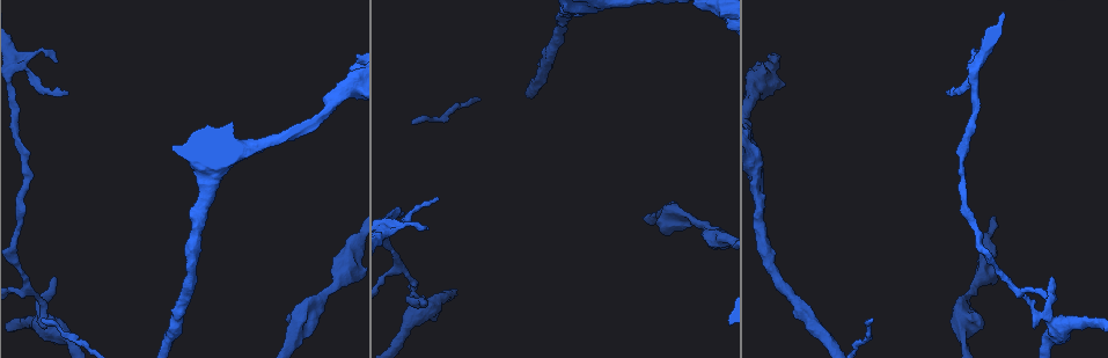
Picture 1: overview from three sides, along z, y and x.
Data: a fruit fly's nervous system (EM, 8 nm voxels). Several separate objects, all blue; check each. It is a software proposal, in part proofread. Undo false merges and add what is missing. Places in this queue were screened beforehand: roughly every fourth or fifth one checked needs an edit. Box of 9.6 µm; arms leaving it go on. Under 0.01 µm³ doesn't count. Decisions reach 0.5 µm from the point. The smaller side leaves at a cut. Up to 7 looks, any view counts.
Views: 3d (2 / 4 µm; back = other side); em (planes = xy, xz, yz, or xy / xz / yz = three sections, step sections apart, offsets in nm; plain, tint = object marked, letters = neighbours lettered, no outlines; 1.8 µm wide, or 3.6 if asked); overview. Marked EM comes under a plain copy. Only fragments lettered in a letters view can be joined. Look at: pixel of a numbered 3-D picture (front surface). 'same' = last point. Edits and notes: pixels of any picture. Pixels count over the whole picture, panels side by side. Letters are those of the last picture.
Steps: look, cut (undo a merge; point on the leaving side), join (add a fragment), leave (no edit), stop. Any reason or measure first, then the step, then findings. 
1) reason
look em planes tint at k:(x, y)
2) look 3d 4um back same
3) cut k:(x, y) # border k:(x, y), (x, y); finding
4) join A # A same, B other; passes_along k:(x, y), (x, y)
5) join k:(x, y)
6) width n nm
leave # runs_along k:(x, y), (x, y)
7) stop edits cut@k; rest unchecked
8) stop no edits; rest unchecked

narrows sharply
look 3d 4um at 1:(29, 75)

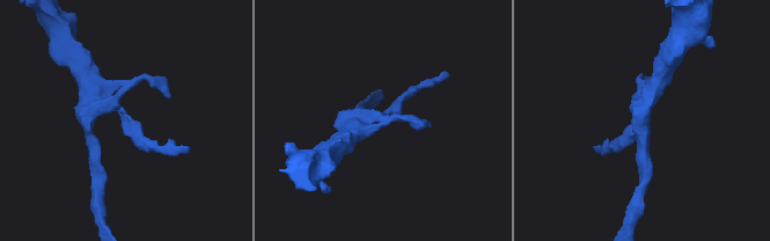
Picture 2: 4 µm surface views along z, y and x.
arms 3; now the EM
look em planes tint at 2:(127, 119)

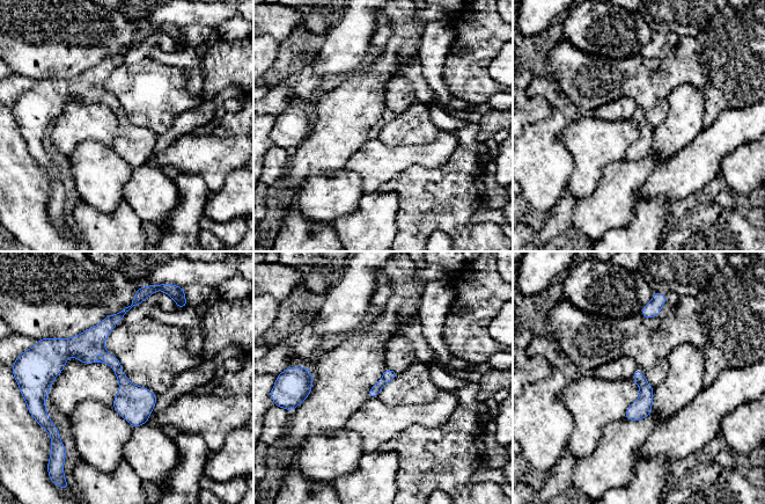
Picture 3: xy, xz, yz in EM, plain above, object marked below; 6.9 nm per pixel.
look em planes letters same

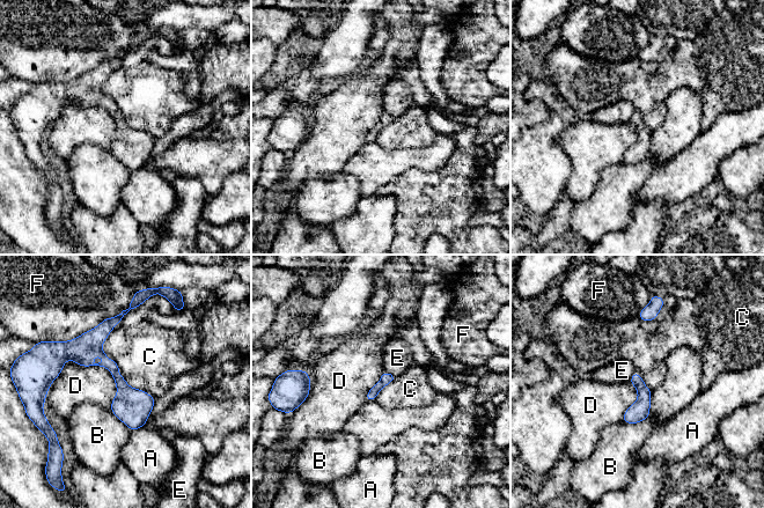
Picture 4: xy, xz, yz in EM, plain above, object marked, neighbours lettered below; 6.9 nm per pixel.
leave # A other, B other, C other, D other, E other, F other; one neuron here

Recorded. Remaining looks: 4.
an open end
look em yz step 8 tint at 1:(1051, 277)

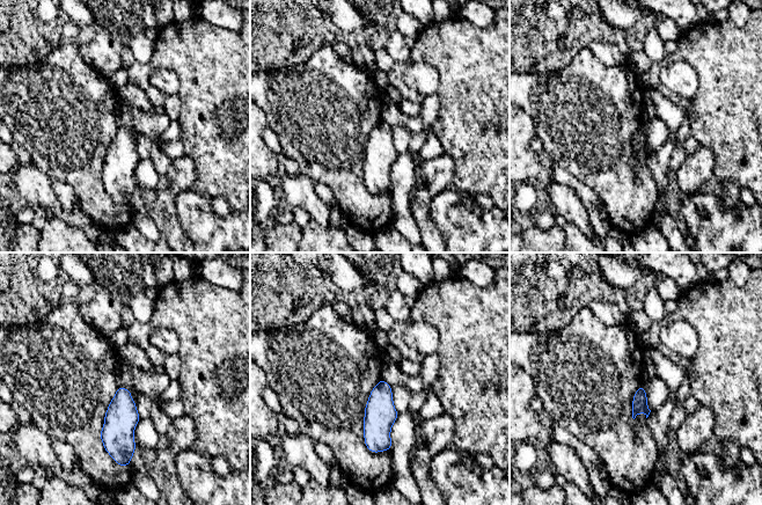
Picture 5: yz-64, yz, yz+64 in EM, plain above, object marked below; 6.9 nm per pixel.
cut it another way
look em planes letters same

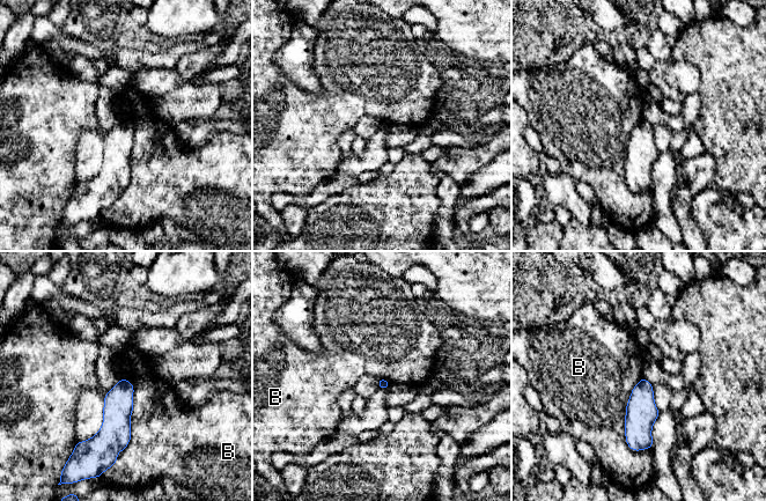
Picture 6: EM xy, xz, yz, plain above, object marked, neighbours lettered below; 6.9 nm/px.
leave # B other; border 6:(641, 377), (625, 417), (634, 451); none of them fits

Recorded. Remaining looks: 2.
an open end
look 3d 4um at 1:(691, 226)

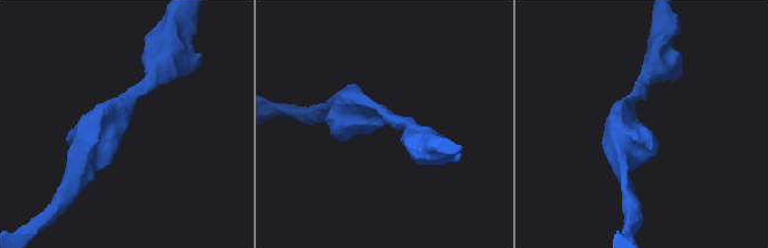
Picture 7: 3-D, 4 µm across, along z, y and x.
now the EM
look em xy step 16 letters at 7:(636, 126)

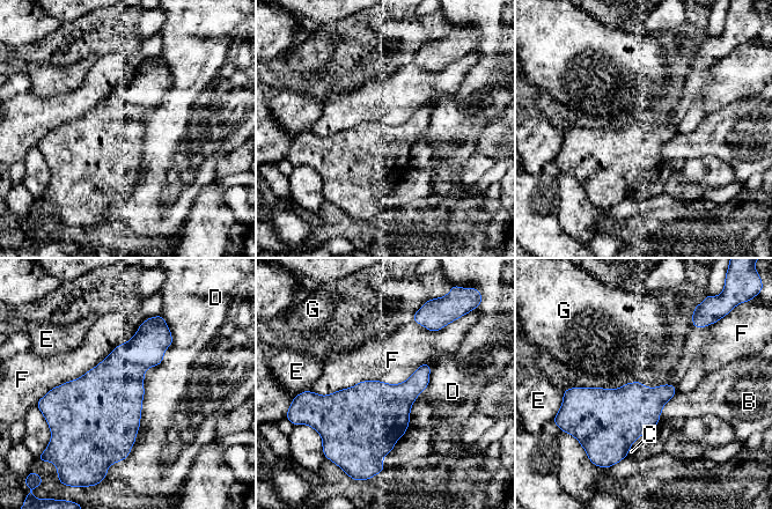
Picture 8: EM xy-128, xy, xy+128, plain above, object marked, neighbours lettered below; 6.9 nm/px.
longest_contact D 1100 nm
leave # B other, C other, D other, E other, F other, G other; border 8:(431, 366), (398, 383), (306, 391); no lettered fragment goes on from it

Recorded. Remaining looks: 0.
stop no edits; rest unchecked

